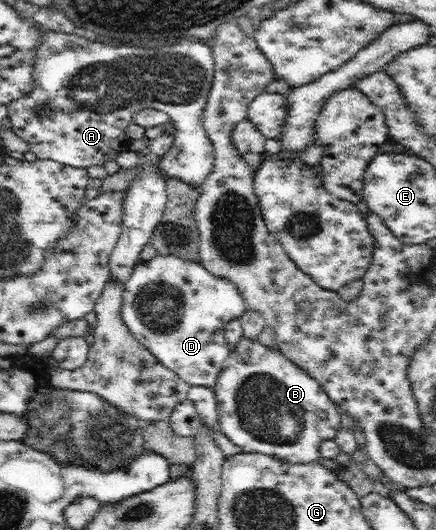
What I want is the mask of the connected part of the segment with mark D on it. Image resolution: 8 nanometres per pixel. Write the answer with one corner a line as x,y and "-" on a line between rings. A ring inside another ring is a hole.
157,255
148,261
140,261
124,283
121,305
122,320
139,343
190,387
207,388
214,388
231,355
224,334
225,325
235,317
240,318
246,309
246,300
225,276
213,275
199,262
185,261
175,255

